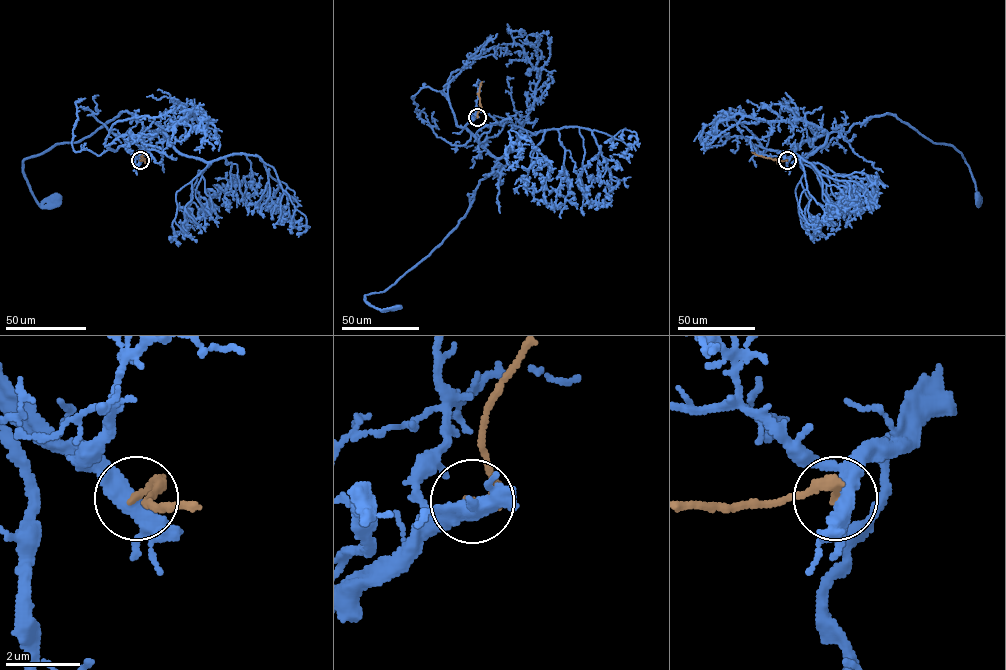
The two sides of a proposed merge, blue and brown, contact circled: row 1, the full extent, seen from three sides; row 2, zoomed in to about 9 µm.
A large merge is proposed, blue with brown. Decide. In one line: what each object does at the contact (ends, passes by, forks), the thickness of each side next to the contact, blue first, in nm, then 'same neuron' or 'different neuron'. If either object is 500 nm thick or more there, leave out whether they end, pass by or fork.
blue forks; brown ends; calibres 360 and 320 nm; different neuron

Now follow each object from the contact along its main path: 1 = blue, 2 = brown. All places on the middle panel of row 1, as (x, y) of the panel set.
1: (477, 117), (464, 127), (496, 160), (493, 170), (441, 242), (384, 291), (365, 295), (380, 310), (396, 307)
2: (477, 117), (482, 82)

